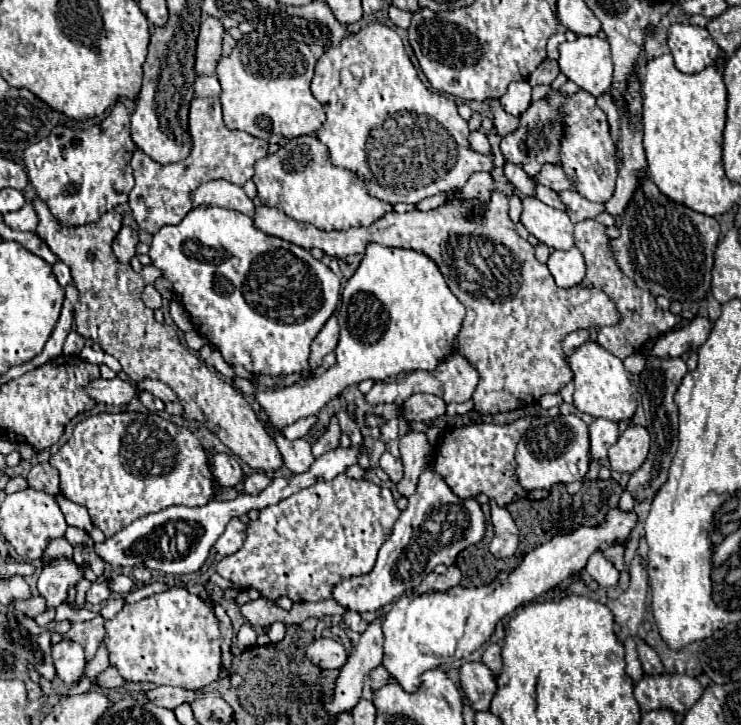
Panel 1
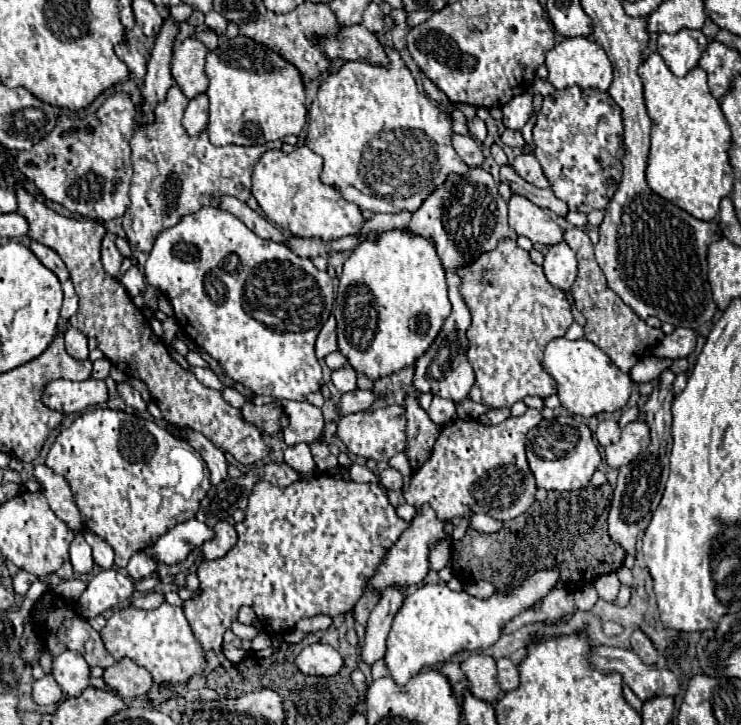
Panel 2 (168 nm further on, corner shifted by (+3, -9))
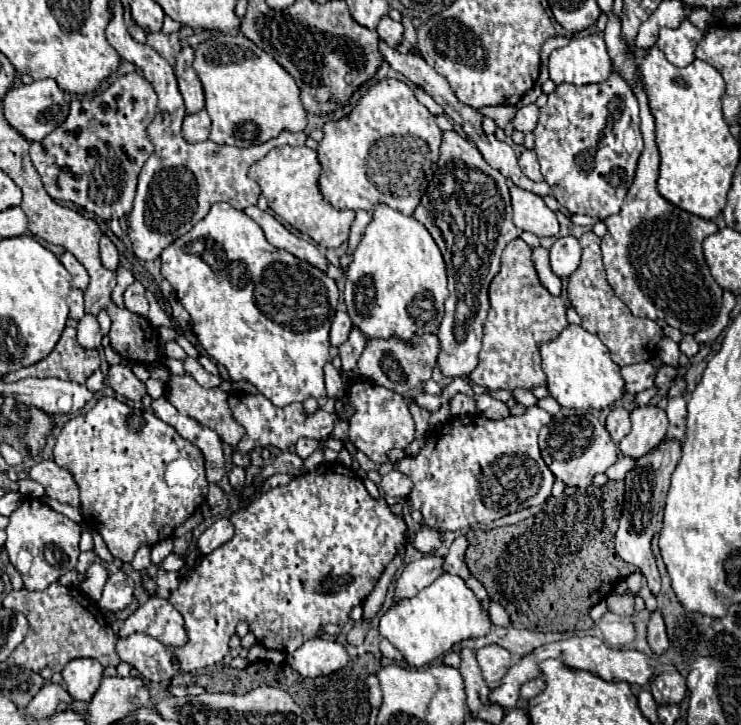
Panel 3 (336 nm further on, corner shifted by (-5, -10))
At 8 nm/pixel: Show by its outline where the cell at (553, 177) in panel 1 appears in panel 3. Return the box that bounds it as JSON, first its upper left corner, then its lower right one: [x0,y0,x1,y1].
[519,150,543,182]

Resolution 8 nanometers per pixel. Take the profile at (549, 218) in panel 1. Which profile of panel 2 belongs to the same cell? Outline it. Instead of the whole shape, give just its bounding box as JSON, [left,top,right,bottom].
[509,195,563,247]

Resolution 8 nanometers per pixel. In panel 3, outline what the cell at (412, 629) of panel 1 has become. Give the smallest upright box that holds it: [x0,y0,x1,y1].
[379,572,491,668]

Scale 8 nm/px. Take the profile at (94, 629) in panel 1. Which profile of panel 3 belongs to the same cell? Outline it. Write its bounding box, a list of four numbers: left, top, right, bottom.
[3,582,121,672]

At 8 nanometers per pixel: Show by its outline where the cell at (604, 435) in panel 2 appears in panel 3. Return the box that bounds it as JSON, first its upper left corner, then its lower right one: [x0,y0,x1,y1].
[607,406,631,442]

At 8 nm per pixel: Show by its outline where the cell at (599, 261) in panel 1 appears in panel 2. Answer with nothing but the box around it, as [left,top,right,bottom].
[565,229,665,373]

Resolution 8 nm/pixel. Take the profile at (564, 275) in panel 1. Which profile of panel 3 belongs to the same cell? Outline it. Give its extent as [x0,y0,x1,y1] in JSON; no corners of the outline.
[549,236,581,278]

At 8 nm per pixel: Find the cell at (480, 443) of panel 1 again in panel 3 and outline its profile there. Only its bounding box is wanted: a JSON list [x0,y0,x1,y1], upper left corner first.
[397,406,555,532]

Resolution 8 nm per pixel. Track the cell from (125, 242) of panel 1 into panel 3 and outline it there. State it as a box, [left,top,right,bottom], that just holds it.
[99,236,119,270]

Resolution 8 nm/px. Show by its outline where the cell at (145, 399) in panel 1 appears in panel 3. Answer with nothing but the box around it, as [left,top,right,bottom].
[107,364,147,402]

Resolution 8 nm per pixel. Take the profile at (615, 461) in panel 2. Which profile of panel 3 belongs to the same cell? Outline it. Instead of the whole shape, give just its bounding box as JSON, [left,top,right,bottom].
[619,406,669,458]

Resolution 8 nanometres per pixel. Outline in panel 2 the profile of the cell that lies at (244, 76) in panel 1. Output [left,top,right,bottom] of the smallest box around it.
[205,35,307,145]

